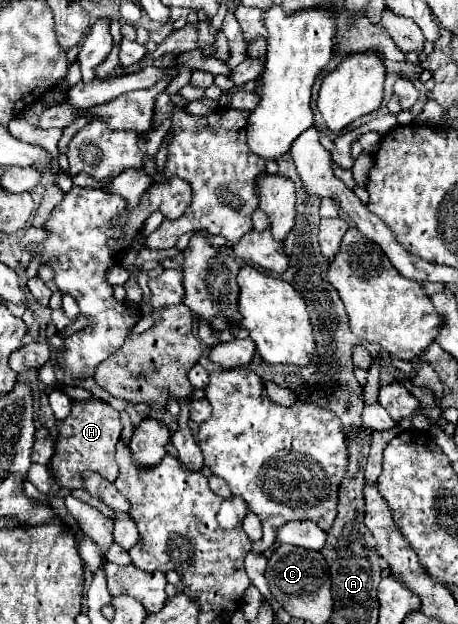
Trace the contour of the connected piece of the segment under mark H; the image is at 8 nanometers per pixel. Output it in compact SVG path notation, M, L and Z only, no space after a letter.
M87 399L87 401L73 401L71 413L67 419L57 421L57 453L51 459L57 471L57 483L67 489L81 489L81 471L93 469L107 481L117 479L117 463L115 463L115 445L121 435L121 419L119 413L101 399Z

